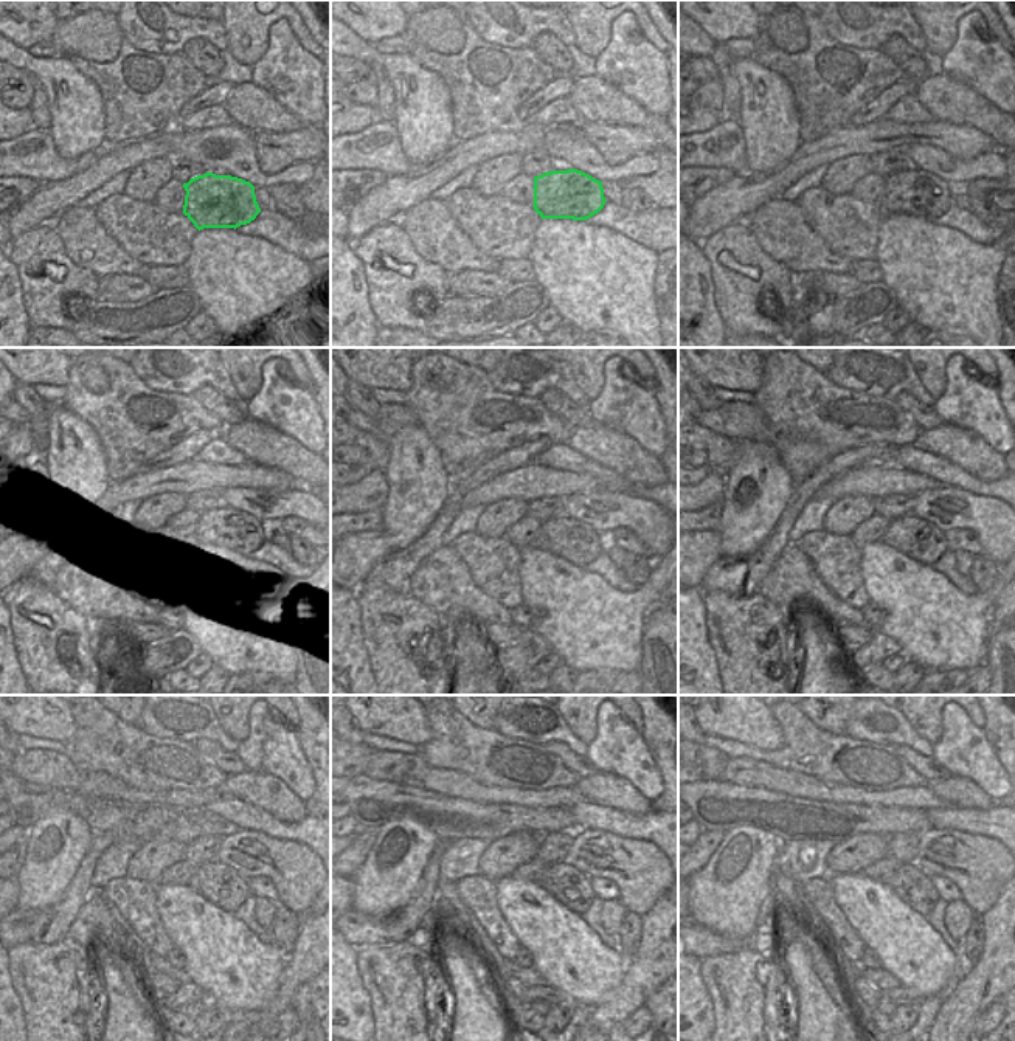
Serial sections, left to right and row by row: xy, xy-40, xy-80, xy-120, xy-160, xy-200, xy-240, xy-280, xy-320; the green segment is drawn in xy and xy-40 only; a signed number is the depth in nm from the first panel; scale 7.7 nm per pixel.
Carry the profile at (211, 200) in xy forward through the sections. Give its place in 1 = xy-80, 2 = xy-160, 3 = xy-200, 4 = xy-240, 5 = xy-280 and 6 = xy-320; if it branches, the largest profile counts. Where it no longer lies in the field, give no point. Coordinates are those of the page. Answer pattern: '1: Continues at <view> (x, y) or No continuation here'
1: Continues at xy-80 (919, 193)
2: Continues at xy-160 (576, 542)
3: Continues at xy-200 (911, 536)
4: Continues at xy-240 (222, 886)
5: Continues at xy-280 (571, 888)
6: Continues at xy-320 (913, 885)

